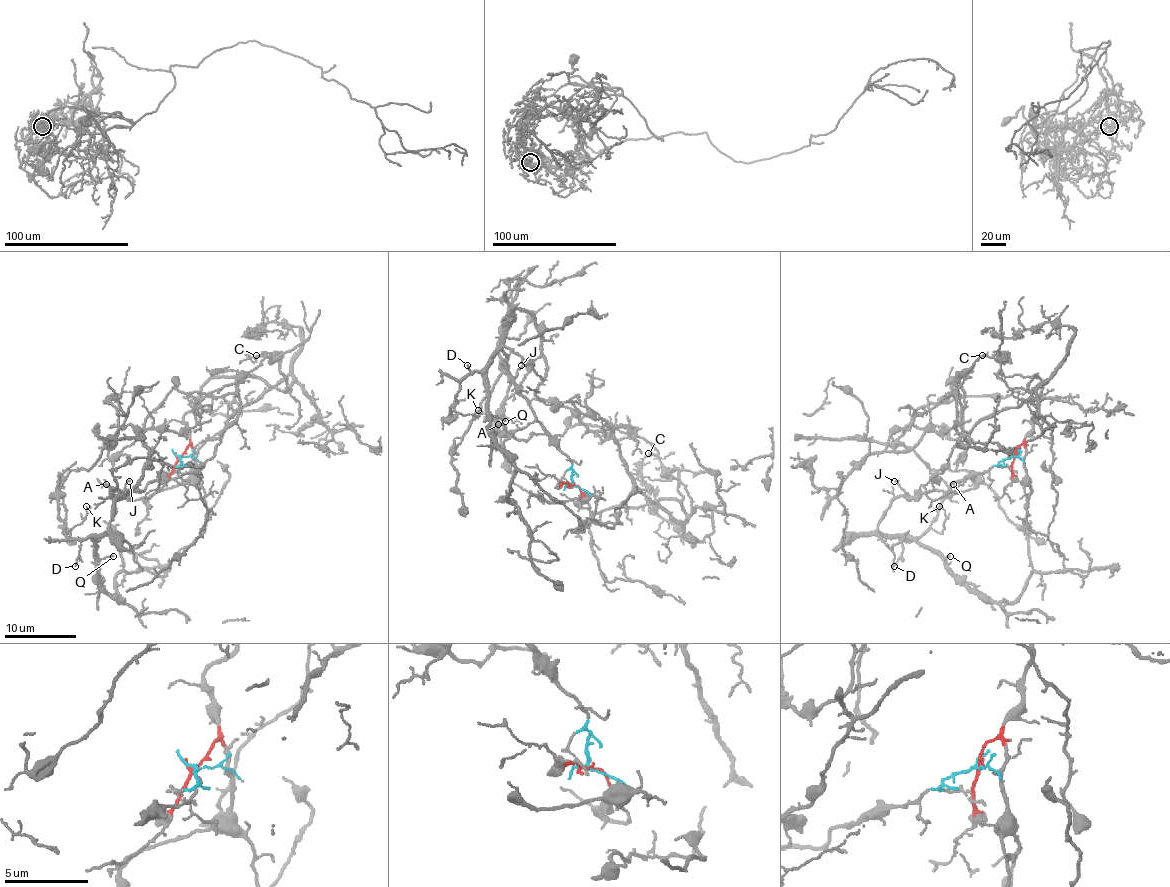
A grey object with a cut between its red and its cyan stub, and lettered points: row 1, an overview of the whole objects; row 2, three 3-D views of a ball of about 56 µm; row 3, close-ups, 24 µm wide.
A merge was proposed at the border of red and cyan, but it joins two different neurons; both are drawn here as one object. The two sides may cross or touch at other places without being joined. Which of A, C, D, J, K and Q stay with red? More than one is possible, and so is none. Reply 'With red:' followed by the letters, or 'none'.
With red: C

